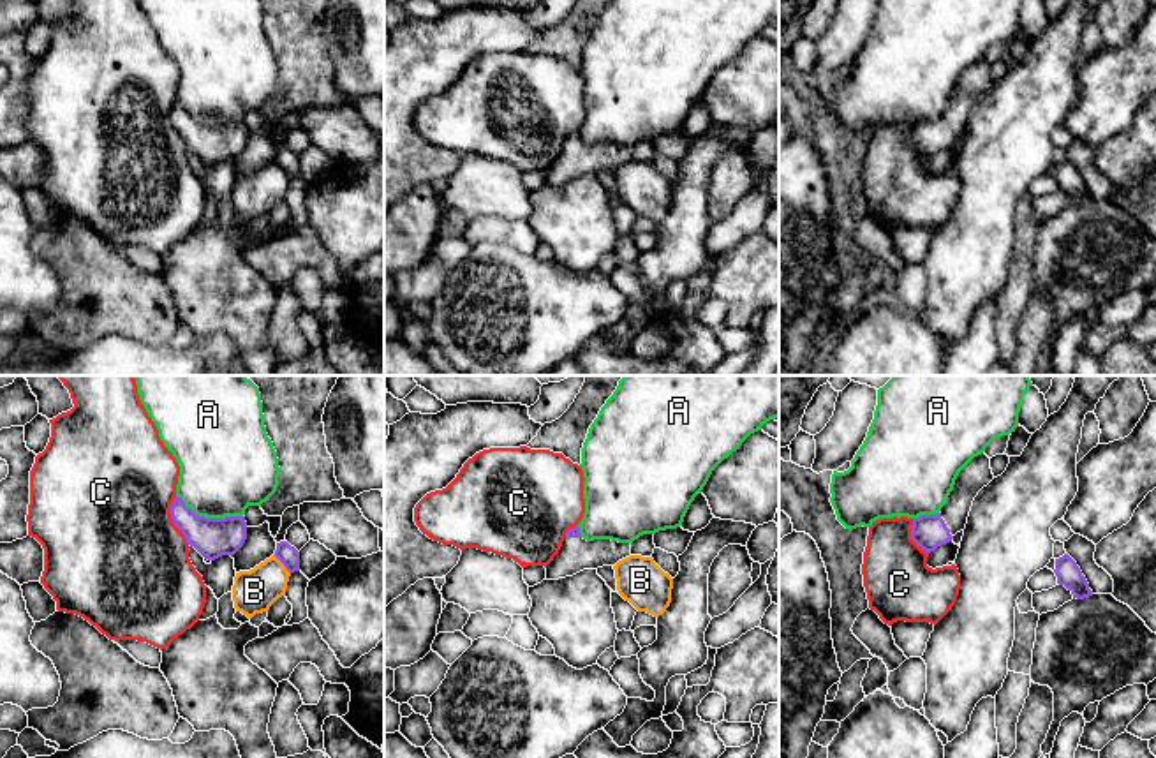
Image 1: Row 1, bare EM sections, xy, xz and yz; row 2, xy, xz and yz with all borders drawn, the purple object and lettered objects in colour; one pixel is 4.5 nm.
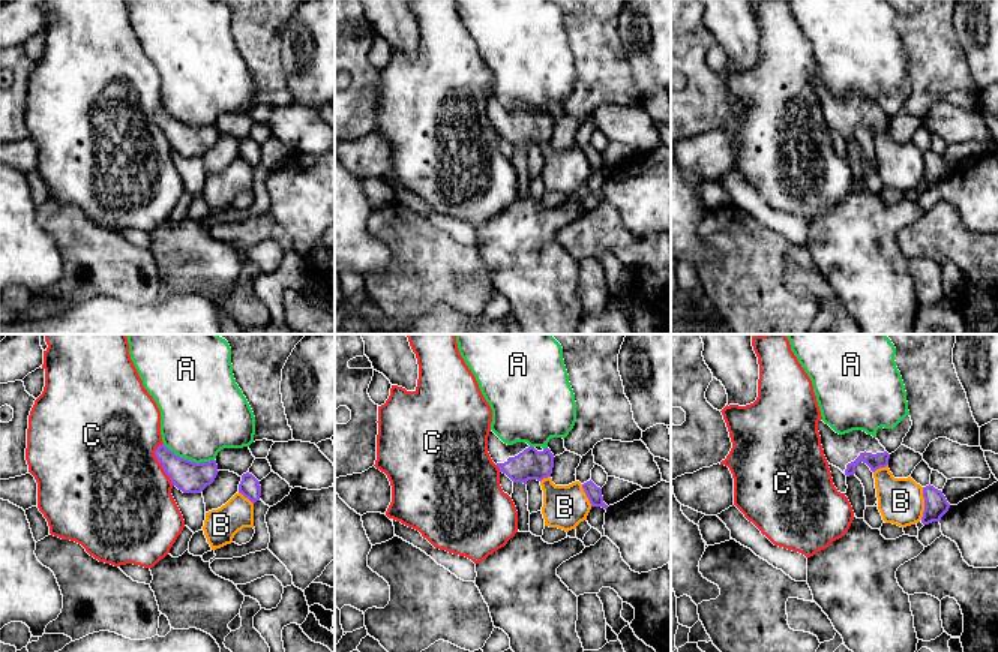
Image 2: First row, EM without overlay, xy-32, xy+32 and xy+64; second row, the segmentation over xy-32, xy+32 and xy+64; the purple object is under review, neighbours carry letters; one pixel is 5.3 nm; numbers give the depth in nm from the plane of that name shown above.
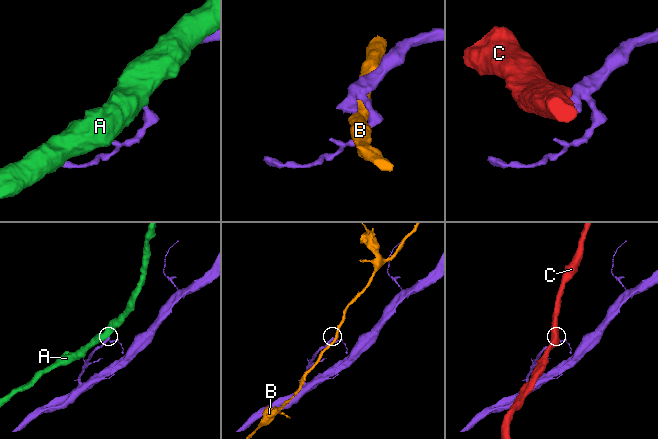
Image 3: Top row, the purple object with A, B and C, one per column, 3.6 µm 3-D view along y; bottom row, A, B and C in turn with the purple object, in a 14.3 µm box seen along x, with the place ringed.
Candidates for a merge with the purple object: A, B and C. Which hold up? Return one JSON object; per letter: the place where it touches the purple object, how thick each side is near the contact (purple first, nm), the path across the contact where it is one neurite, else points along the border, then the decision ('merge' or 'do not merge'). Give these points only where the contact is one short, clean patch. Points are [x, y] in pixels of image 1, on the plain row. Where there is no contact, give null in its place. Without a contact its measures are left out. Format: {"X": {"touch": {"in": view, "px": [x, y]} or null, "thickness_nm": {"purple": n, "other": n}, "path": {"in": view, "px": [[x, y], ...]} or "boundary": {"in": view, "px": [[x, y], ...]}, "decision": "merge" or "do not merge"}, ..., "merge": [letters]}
{"A": {"touch": {"in": "xy", "px": [208, 124]}, "thickness_nm": {"purple": 180, "other": 420}, "decision": "do not merge"}, "B": {"touch": {"in": "xy", "px": [282, 168]}, "thickness_nm": {"purple": 90, "other": 200}, "decision": "do not merge"}, "C": {"touch": {"in": "xy", "px": [173, 126]}, "thickness_nm": {"purple": 180, "other": 500}, "decision": "do not merge"}, "merge": []}

